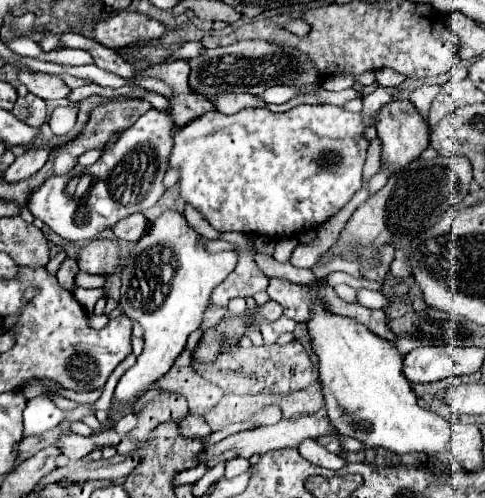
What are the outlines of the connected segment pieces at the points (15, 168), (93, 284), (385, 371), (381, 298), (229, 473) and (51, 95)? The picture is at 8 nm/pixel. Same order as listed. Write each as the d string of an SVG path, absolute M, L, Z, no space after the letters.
M47 144L43 148L31 148L31 150L27 150L25 154L21 154L21 156L15 158L15 162L7 168L7 172L5 172L3 178L7 182L19 182L19 180L29 178L31 174L35 174L37 170L41 170L45 166L49 154L51 154L51 146L47 146Z
M79 271L75 277L76 286L86 289L102 288L105 282L103 276L91 275L83 271Z
M313 302L311 304L311 318L307 322L311 348L319 358L319 380L325 396L325 412L331 420L333 428L341 436L351 436L361 440L369 448L385 448L395 454L405 452L423 452L427 456L443 454L447 450L449 438L451 438L451 426L441 416L423 410L417 400L411 384L405 380L401 366L403 358L395 344L391 344L385 338L379 338L375 332L371 332L367 326L359 324L357 320L349 316L333 314L325 304Z
M357 290L359 304L367 308L389 308L391 298L387 298L383 292L371 292L371 290Z
M235 458L235 460L231 460L231 462L225 464L225 478L231 480L231 478L235 478L235 476L247 472L247 470L249 470L249 460Z
M17 70L17 80L43 100L59 100L67 98L69 94L69 86L55 74L31 74L25 70Z

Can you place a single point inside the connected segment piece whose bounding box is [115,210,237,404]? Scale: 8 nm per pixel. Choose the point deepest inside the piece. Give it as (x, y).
(170, 266)

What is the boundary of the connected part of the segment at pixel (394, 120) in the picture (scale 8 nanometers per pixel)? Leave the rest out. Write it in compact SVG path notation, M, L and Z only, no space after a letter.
M391 100L389 104L385 104L377 114L377 132L383 140L381 162L387 164L391 170L403 168L405 164L417 160L419 154L429 146L429 126L409 100Z

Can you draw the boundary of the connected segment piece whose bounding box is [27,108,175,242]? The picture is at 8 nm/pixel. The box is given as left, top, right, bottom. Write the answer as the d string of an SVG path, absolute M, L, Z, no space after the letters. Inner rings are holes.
M151 108L133 126L121 132L117 142L111 144L95 164L77 164L67 174L47 178L29 194L27 210L33 218L45 222L65 240L87 242L97 238L105 228L113 228L121 218L155 206L165 194L167 188L163 184L163 176L173 148L173 130L173 118L167 112ZM71 180L77 182L73 192L69 192Z

